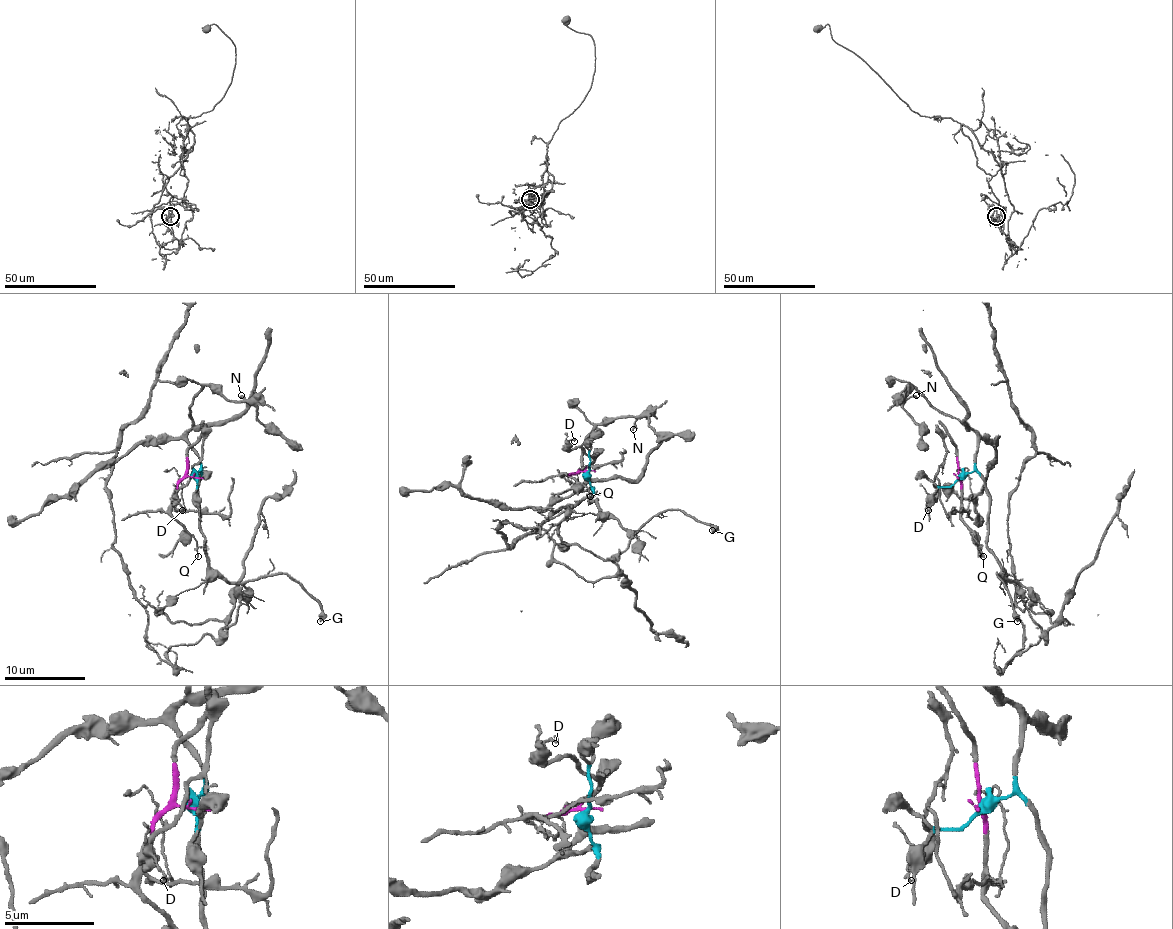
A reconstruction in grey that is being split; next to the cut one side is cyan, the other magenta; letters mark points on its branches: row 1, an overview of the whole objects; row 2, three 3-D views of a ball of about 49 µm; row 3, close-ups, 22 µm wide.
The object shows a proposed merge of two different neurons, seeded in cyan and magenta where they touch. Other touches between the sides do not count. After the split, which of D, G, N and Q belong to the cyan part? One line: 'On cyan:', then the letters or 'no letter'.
On cyan: G, N

